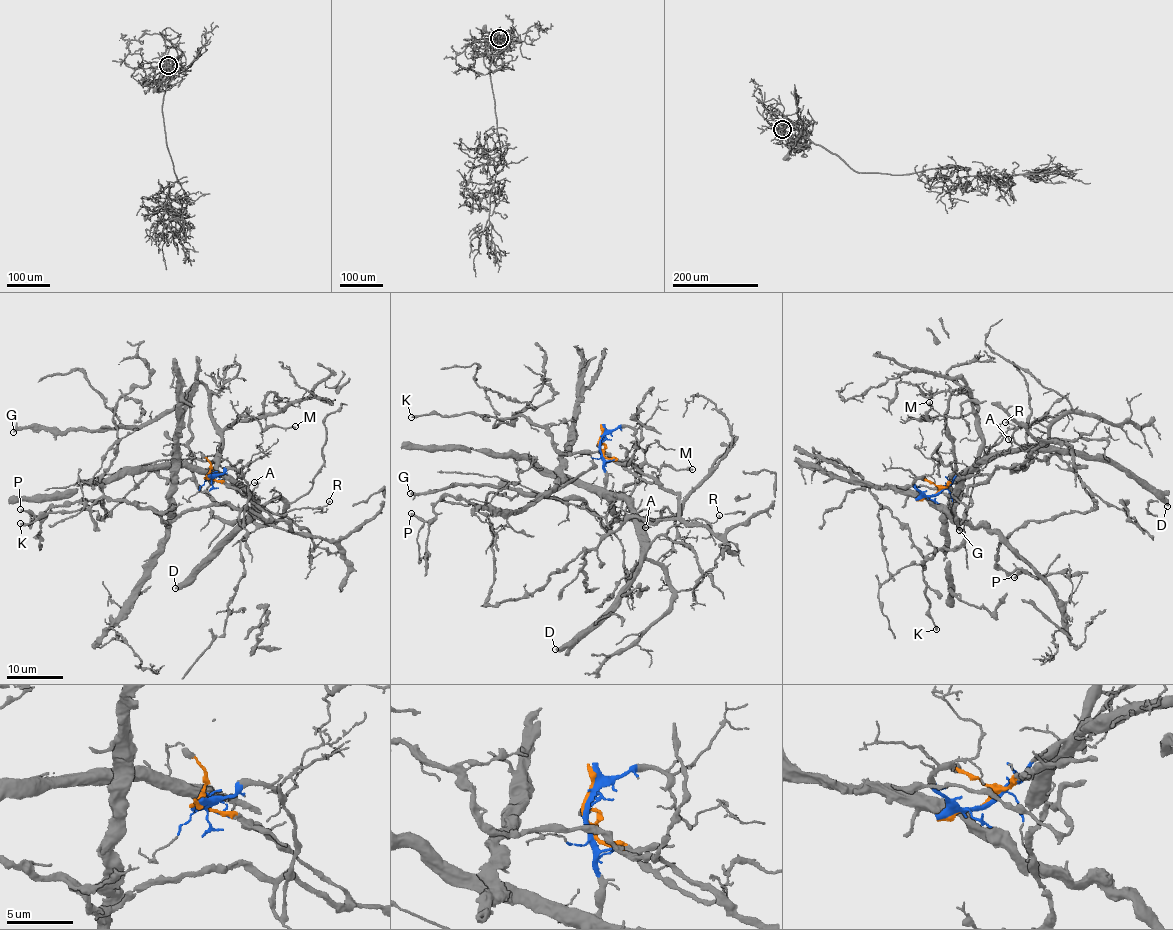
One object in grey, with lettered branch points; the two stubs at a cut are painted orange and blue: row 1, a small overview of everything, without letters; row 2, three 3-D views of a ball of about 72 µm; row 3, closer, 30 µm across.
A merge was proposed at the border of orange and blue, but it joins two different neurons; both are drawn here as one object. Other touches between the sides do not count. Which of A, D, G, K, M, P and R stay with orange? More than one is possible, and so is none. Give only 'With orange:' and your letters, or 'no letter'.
With orange: K, P

